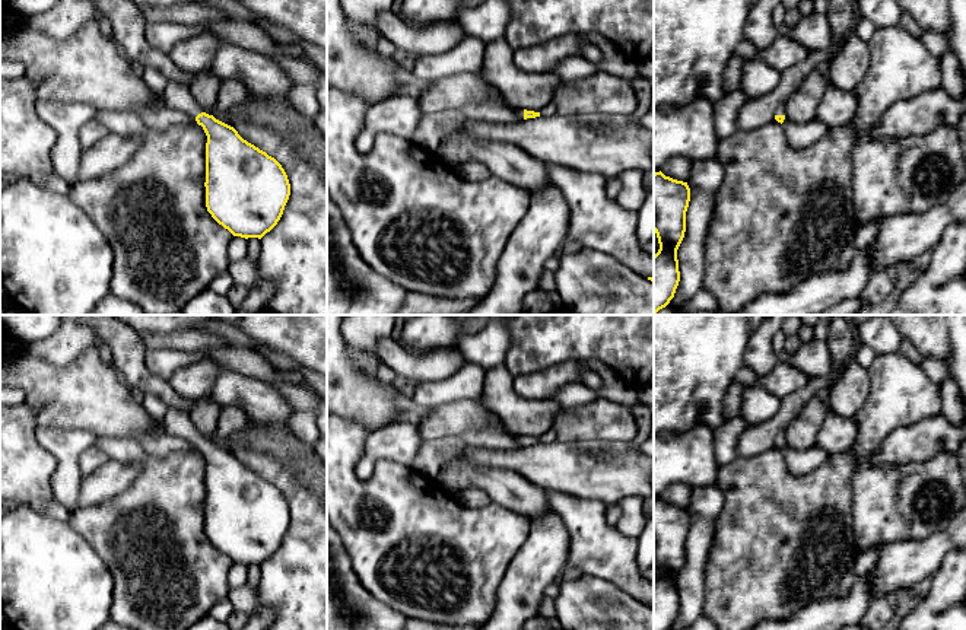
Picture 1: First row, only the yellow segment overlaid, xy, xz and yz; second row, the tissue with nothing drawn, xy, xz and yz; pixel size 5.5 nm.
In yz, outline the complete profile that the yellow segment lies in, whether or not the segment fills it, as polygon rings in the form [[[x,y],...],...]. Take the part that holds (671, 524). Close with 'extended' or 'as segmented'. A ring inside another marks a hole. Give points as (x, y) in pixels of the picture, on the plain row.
[[[654,500],[654,559],[660,576],[654,582],[654,630],[670,630],[680,608],[677,576],[686,559],[690,528],[687,509]]]; as segmented

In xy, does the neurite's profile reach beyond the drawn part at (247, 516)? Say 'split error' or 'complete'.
split error

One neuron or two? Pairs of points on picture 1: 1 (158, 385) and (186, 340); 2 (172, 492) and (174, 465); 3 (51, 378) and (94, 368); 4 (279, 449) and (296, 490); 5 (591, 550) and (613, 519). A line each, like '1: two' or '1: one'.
1: two
2: one
3: one
4: two
5: two

